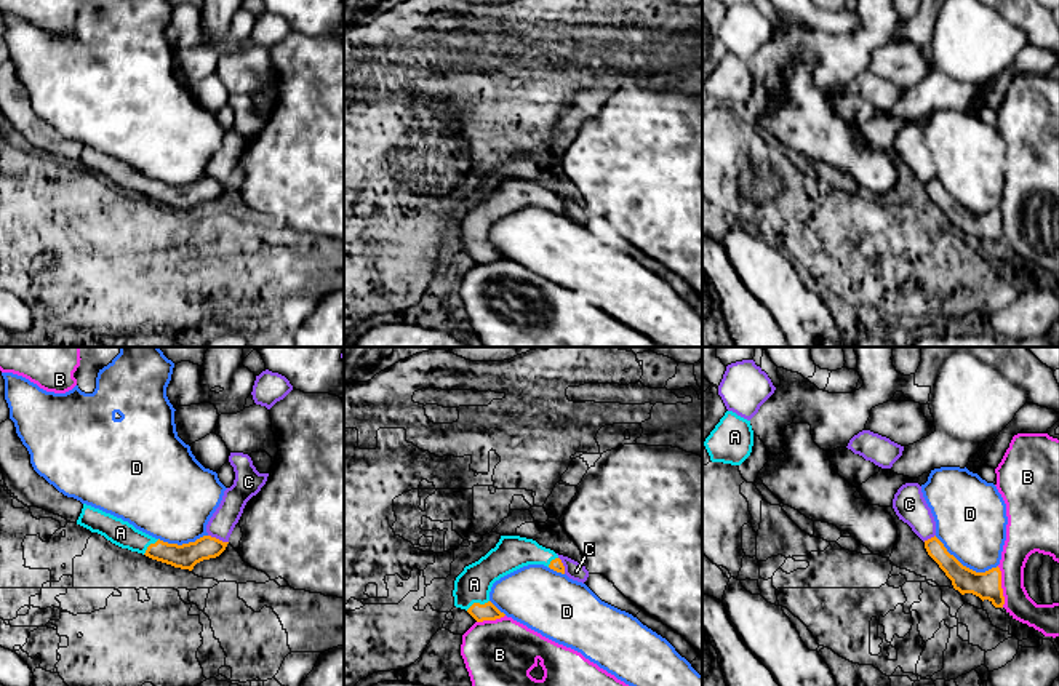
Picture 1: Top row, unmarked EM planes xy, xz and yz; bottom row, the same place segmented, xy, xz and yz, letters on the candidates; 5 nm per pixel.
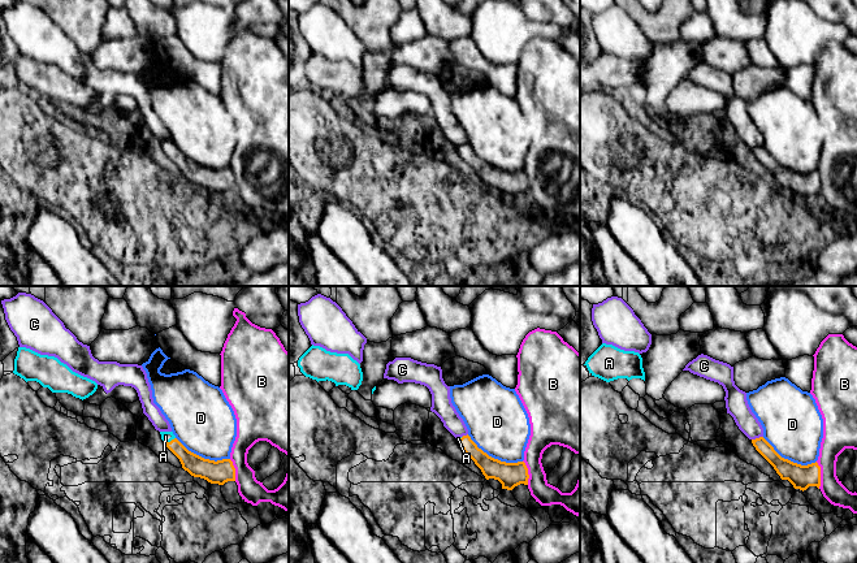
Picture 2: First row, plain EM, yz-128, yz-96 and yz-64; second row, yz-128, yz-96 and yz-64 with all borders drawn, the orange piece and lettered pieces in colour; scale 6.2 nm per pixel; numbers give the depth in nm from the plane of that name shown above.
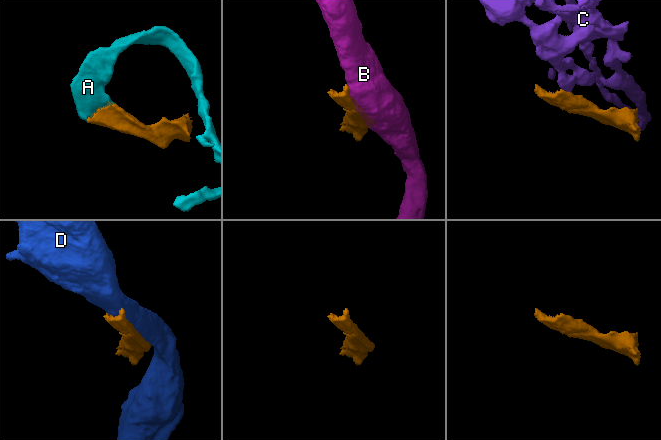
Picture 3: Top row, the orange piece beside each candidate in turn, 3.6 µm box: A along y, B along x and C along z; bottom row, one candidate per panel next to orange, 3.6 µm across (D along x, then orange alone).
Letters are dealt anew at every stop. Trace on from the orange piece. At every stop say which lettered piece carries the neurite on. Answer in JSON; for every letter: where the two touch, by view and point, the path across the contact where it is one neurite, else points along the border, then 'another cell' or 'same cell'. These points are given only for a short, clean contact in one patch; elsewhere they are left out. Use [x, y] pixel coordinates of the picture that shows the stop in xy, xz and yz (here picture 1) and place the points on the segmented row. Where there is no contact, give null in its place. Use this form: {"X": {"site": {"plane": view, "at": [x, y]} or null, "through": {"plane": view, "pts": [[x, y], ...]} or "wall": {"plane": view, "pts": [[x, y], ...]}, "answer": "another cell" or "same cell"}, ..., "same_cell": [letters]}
{"A": {"site": {"plane": "xz", "at": [477, 603]}, "answer": "same cell"}, "B": {"site": {"plane": "yz", "at": [1000, 587]}, "answer": "another cell"}, "C": {"site": {"plane": "xy", "at": [218, 539]}, "wall": {"plane": "xy", "pts": [[208, 534], [227, 542]]}, "answer": "another cell"}, "D": {"site": {"plane": "yz", "at": [965, 566]}, "answer": "another cell"}, "same_cell": ["A"]}

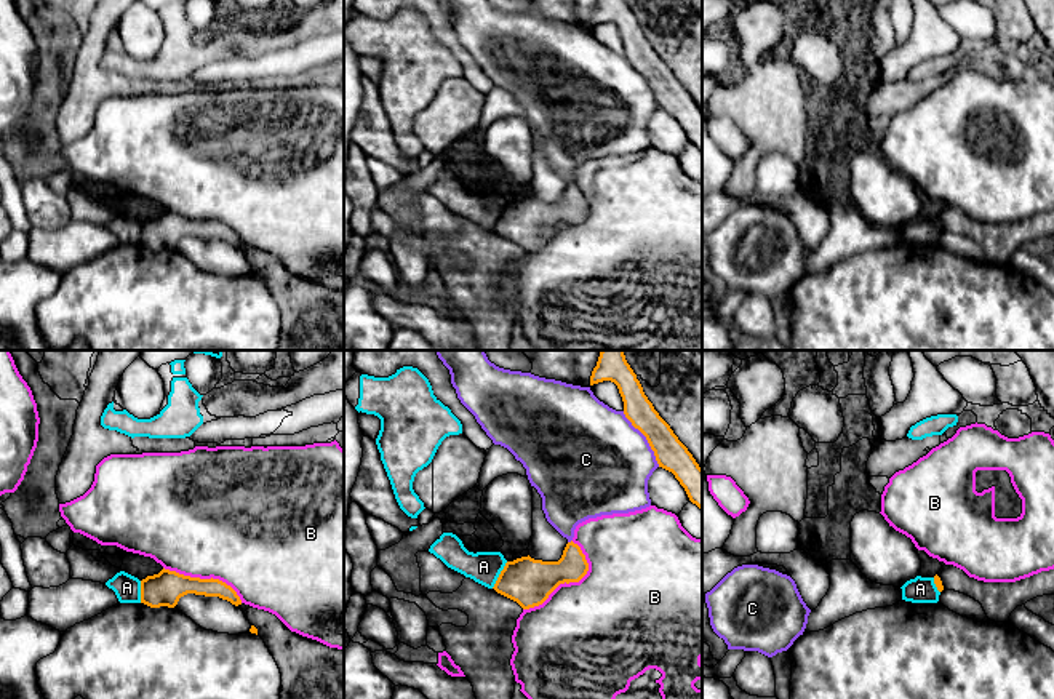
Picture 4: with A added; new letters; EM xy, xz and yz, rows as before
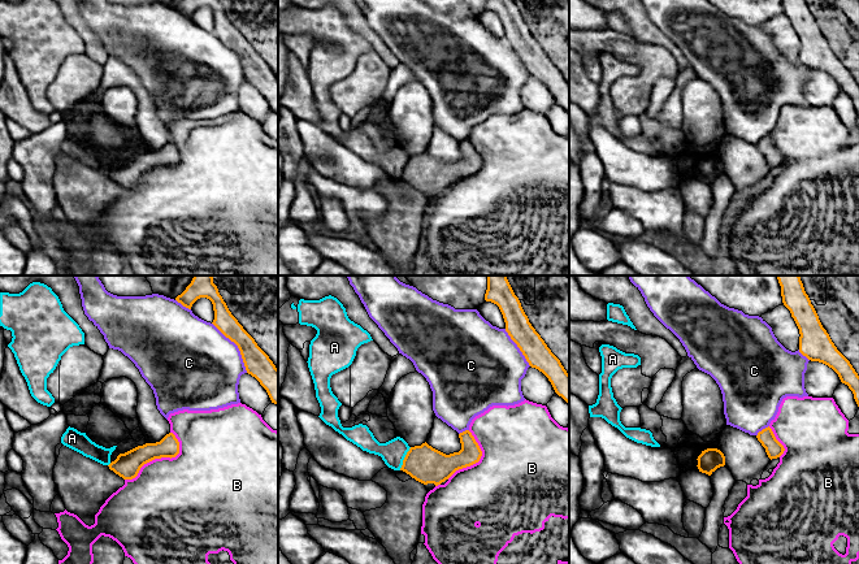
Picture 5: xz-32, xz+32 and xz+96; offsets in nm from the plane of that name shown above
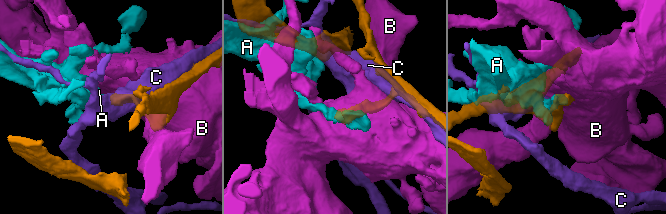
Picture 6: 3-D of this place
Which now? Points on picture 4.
{"A": {"site": {"plane": "xz", "at": [499, 575]}, "wall": {"plane": "xz", "pts": [[507, 562], [491, 587]]}, "answer": "another cell"}, "B": {"site": {"plane": "xz", "at": [570, 581]}, "answer": "another cell"}, "C": {"site": {"plane": "xz", "at": [646, 439]}, "answer": "another cell"}, "same_cell": []}

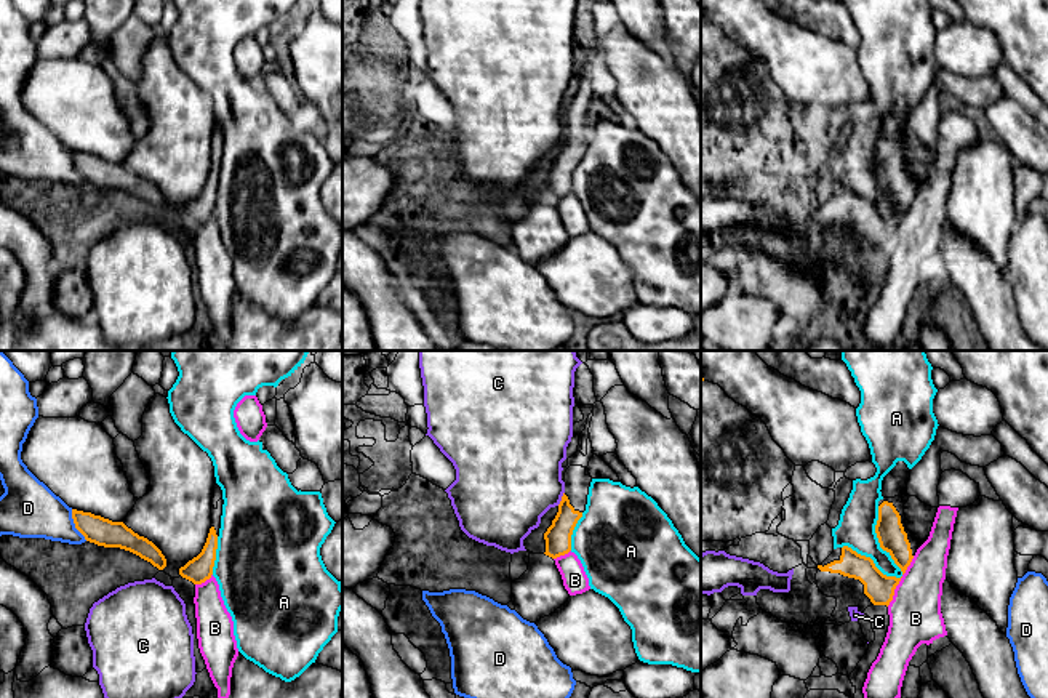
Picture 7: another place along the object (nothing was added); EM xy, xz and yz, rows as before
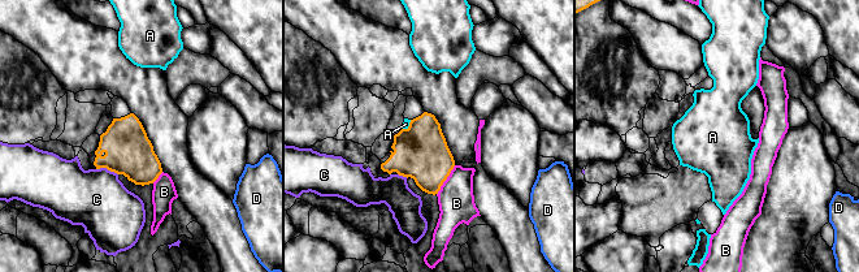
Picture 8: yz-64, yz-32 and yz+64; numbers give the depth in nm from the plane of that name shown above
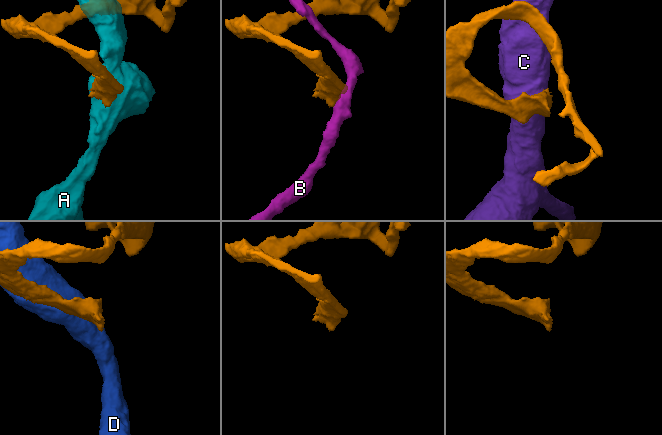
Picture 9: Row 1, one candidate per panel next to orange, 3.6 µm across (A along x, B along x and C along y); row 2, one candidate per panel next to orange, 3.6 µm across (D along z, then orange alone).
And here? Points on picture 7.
{"A": {"site": {"plane": "yz", "at": [879, 541]}, "answer": "another cell"}, "B": {"site": {"plane": "yz", "at": [900, 580]}, "wall": {"plane": "yz", "pts": [[914, 556], [895, 589], [893, 599], [887, 605]]}, "answer": "another cell"}, "C": {"site": {"plane": "xz", "at": [562, 498]}, "answer": "another cell"}, "D": {"site": {"plane": "xy", "at": [76, 525]}, "answer": "another cell"}, "same_cell": []}

